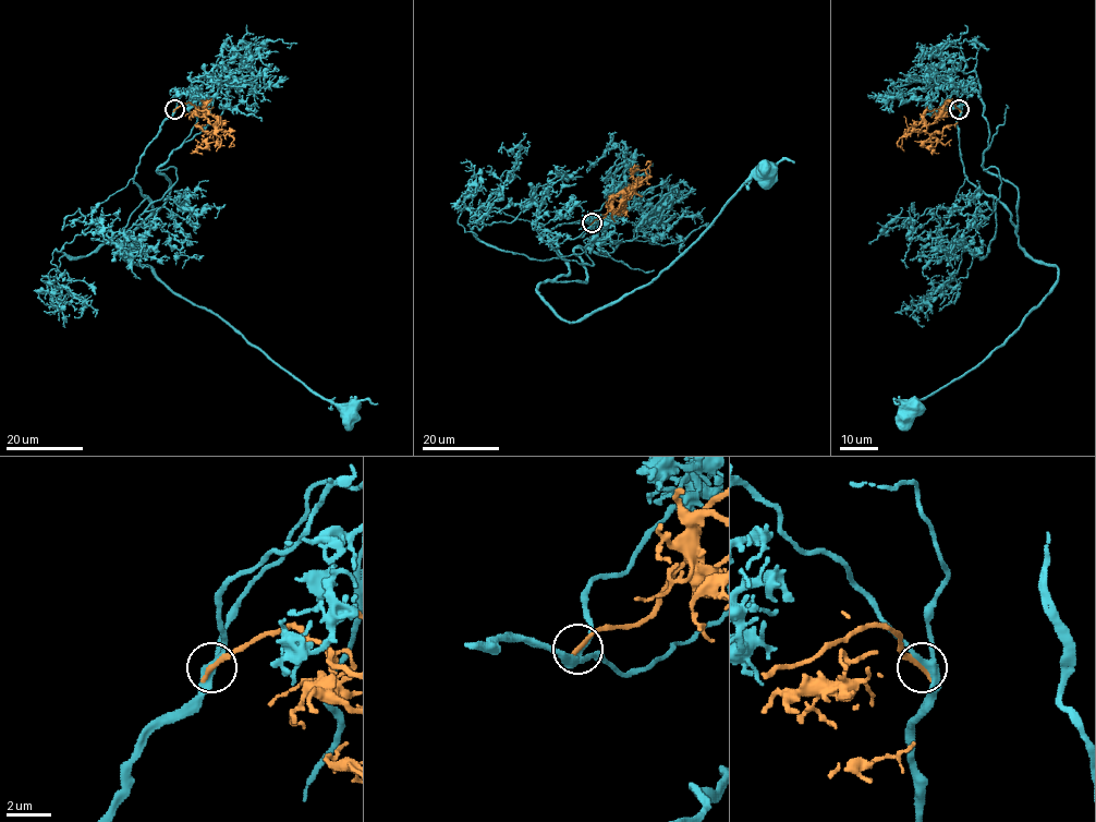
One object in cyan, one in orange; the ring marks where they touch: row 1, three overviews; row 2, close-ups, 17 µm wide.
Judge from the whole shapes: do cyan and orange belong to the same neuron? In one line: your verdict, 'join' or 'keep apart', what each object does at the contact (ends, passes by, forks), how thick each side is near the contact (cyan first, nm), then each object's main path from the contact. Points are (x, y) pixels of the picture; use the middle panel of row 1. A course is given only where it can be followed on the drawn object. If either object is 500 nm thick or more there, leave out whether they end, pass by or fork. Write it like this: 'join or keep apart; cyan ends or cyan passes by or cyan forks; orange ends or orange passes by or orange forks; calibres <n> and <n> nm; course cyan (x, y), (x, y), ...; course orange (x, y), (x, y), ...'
join; cyan forks; orange ends; calibres 280 and 280 nm; course cyan (592, 224), (550, 231), (569, 273), (542, 281), (538, 291), (568, 322), (648, 285), (765, 172); course orange (592, 224), (603, 218), (616, 197), (632, 185), (624, 200), (620, 193), (607, 203)

